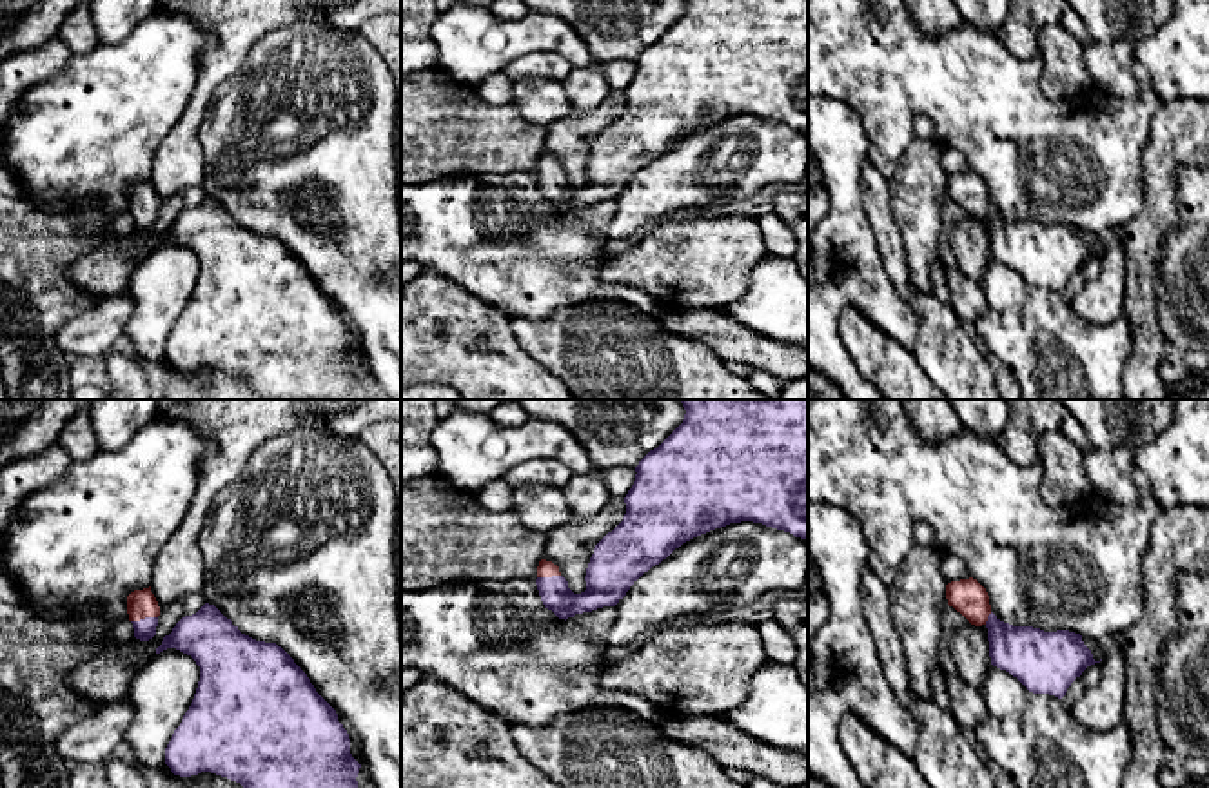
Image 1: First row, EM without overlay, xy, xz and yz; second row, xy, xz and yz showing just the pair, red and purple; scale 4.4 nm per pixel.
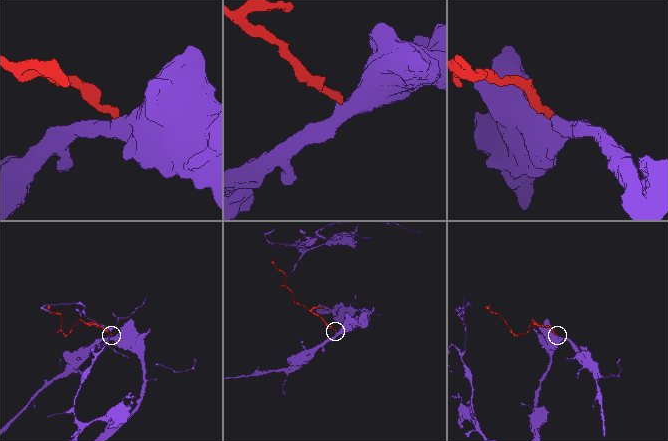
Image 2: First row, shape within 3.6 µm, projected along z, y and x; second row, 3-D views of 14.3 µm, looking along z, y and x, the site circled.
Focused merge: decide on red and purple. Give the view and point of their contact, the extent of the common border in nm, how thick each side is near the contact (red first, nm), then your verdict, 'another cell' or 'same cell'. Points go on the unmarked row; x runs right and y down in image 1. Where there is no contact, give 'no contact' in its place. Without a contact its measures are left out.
xy (144, 211) | 120 nm | 130/100 nm | same cell

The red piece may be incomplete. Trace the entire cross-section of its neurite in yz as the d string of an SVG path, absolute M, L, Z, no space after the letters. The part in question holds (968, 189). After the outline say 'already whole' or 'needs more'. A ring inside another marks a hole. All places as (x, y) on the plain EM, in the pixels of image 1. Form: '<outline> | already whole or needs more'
M973 171L948 176L946 192L971 218L988 222L991 258L1009 265L1033 287L1062 292L1087 260L1100 256L1080 227L1000 214L991 205L986 182Z | needs more

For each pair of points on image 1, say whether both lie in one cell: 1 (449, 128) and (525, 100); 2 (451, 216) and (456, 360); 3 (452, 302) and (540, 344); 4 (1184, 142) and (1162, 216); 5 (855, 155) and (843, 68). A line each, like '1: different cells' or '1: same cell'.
1: different cells
2: different cells
3: different cells
4: same cell
5: different cells

